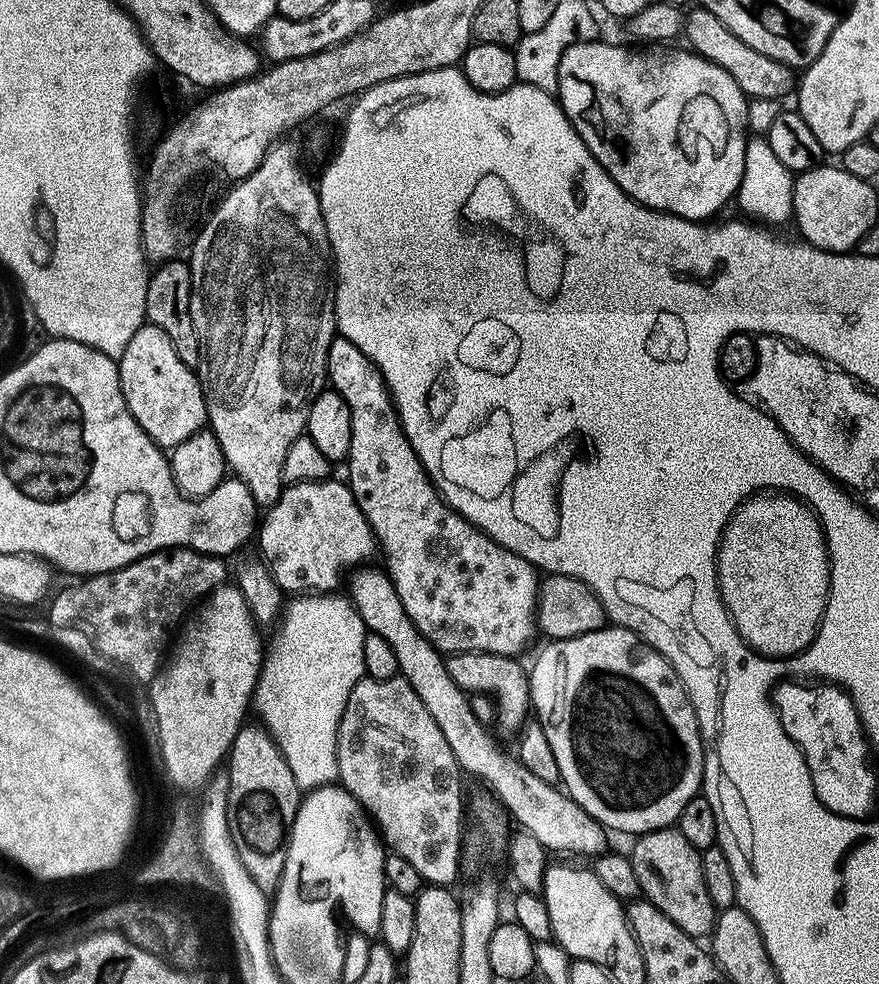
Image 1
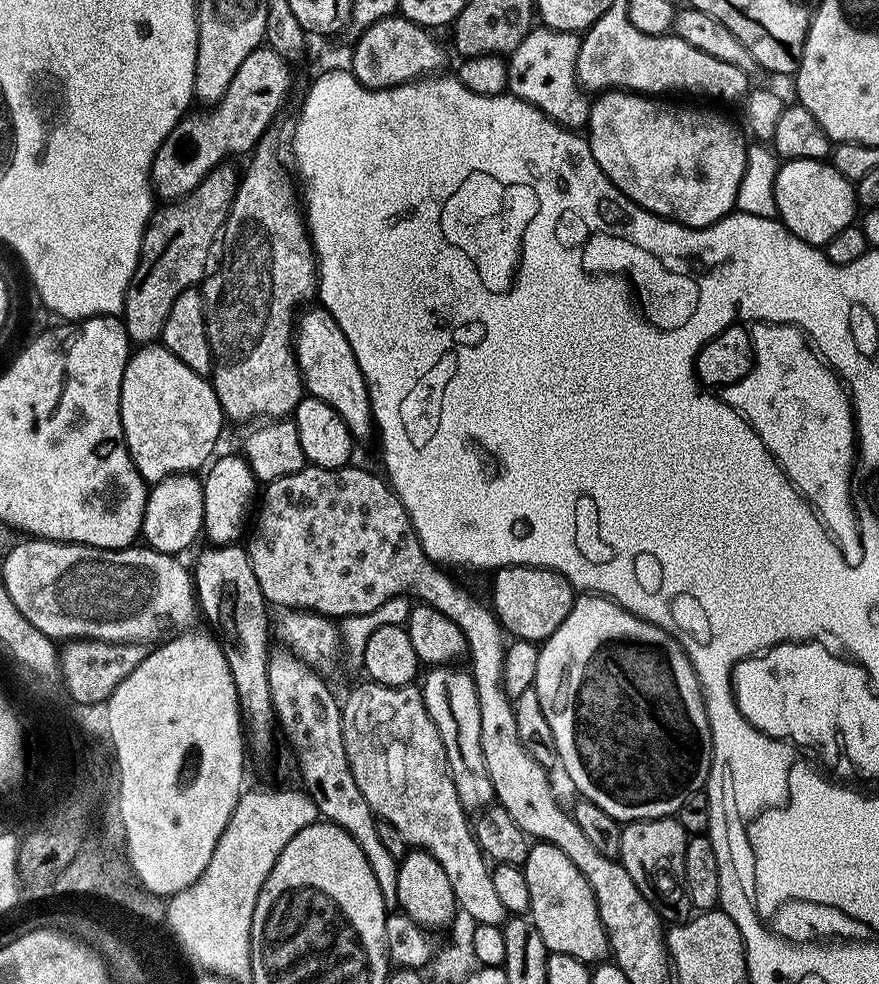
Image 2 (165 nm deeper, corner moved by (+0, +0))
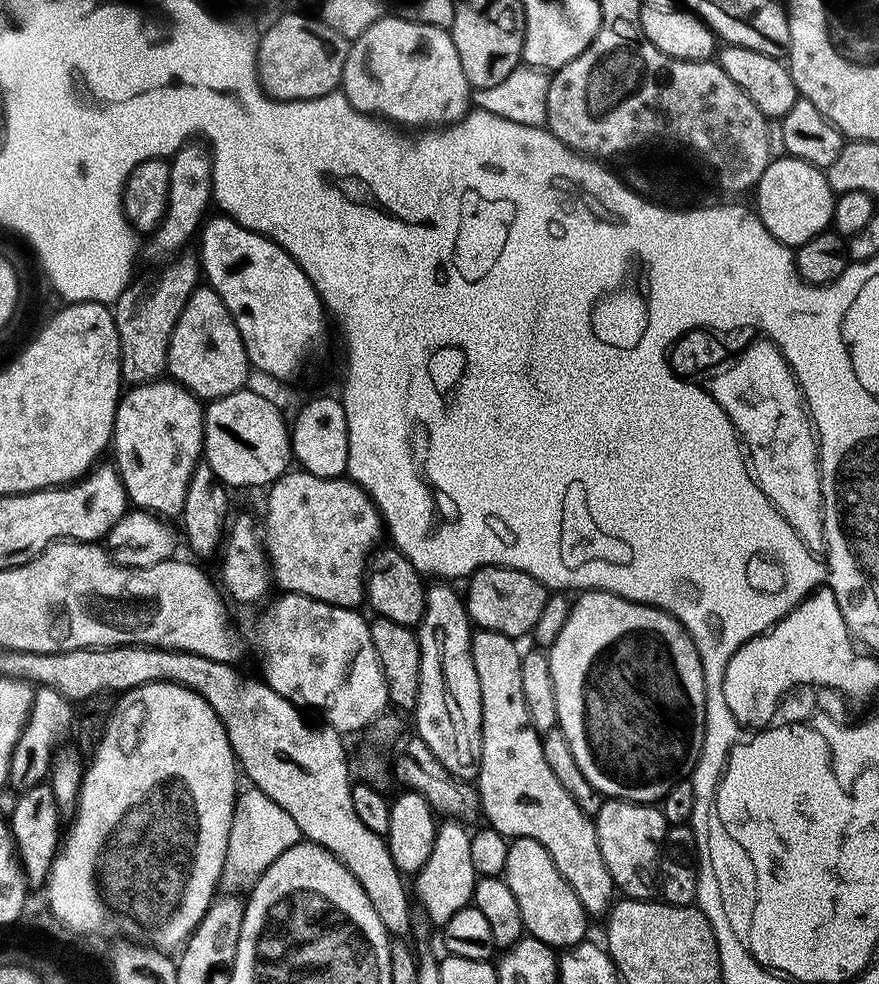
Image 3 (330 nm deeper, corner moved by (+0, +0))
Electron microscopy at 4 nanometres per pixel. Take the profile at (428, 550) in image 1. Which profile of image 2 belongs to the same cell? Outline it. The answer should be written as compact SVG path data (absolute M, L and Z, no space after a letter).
M323 306L315 307L305 307L295 321L296 364L304 377L307 395L317 396L322 402L334 406L334 410L338 410L338 414L352 432L353 441L360 442L374 432L368 383L364 380L362 370L358 366L358 358L354 350L350 350L350 342L346 342L346 334L342 334L338 322L334 322L334 318Z

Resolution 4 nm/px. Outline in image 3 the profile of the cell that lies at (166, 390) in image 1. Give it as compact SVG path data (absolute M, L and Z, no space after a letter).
M171 378L129 387L121 395L112 427L110 452L116 455L114 467L120 473L120 481L124 484L129 501L137 509L161 518L179 517L183 513L192 471L201 463L204 451L204 409L205 405L195 394Z

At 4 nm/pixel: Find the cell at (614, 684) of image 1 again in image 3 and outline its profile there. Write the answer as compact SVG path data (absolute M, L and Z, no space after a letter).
M588 590L577 596L580 597L577 598L576 602L574 600L574 603L571 605L565 625L562 626L557 640L547 649L548 661L550 662L550 678L554 678L554 698L558 698L558 726L562 730L566 742L570 742L570 754L574 754L574 762L578 762L582 774L586 774L586 782L590 782L590 786L594 786L601 797L614 800L632 800L636 804L655 805L657 802L664 799L664 795L670 791L679 780L691 777L693 770L696 769L696 763L700 761L700 751L706 739L706 725L708 722L708 717L706 716L706 698L704 697L704 671L702 670L700 655L687 630L685 630L670 613L664 612L660 608L654 608L650 604L636 604L633 600L624 600L620 596L614 595L613 592Z

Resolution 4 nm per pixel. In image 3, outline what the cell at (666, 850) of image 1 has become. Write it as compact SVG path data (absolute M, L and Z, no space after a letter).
M608 798L601 803L594 823L598 850L602 850L602 862L606 862L606 870L610 870L617 893L629 900L653 899L658 892L658 865L670 827L663 812L651 804Z

